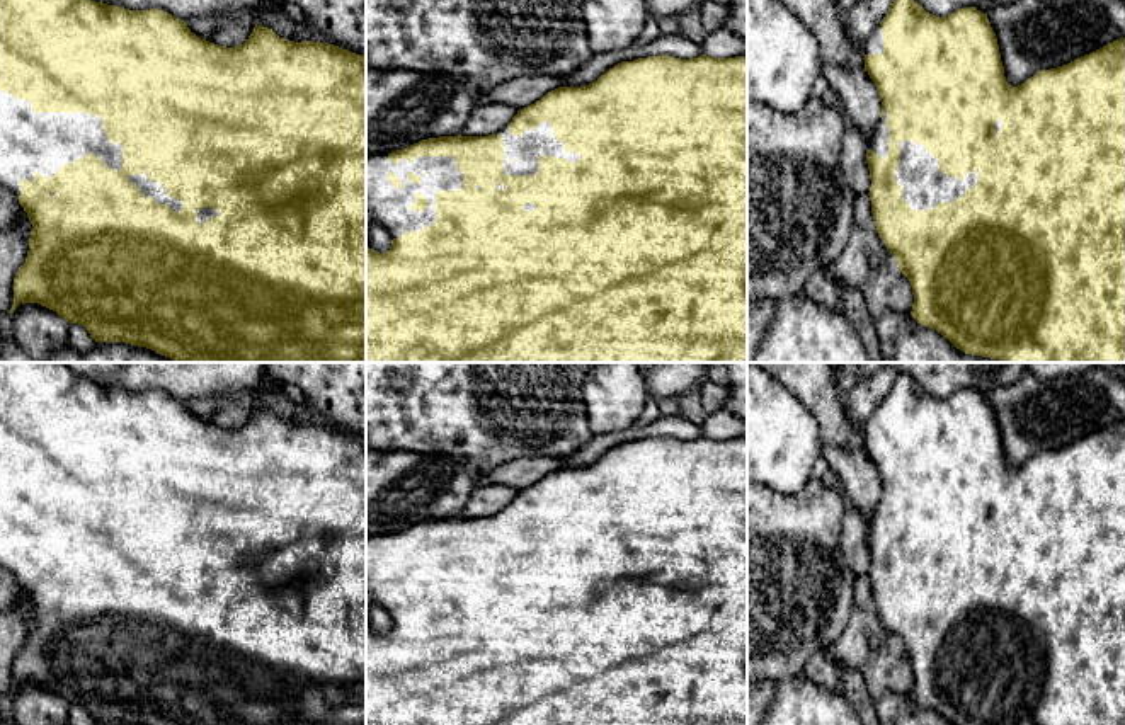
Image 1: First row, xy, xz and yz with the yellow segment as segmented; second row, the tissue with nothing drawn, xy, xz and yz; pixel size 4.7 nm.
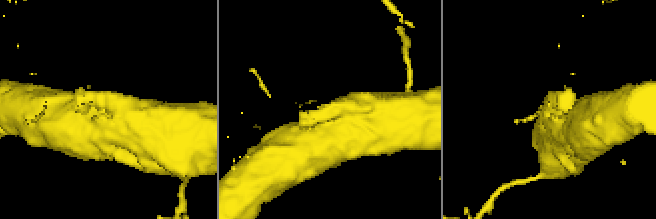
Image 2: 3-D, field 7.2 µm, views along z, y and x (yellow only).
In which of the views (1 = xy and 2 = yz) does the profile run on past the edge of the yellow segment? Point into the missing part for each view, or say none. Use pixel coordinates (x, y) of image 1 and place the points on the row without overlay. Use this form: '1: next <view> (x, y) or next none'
1: next xy (31, 523)
2: next yz (923, 567)

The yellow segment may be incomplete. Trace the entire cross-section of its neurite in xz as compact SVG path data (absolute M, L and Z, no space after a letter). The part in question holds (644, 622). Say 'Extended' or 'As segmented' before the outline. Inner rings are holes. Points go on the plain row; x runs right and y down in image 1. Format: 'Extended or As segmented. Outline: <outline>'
Extended. Outline: M703 434L703 436L701 436L701 437L698 437L698 439L689 439L689 441L681 441L681 439L674 439L674 437L667 437L667 436L660 436L660 437L648 437L648 439L637 439L637 441L633 441L633 442L621 442L621 444L618 444L618 446L614 446L614 448L613 448L613 449L609 449L609 451L608 451L608 453L606 453L606 454L604 454L604 456L601 456L601 458L599 458L599 460L597 460L597 461L596 461L596 463L592 463L592 465L589 465L589 466L582 466L582 468L558 468L558 470L555 470L555 471L551 471L551 473L548 473L548 475L545 475L545 477L543 477L543 478L541 478L541 480L540 480L540 482L536 482L536 483L534 483L534 485L531 485L531 487L528 487L528 488L524 488L524 490L519 490L519 492L517 492L517 495L516 495L516 497L514 497L514 499L512 499L512 502L511 502L511 504L509 504L509 505L507 505L507 507L505 507L505 509L502 509L502 511L499 511L499 512L497 512L497 514L492 514L492 516L487 516L487 517L461 517L461 516L458 516L458 517L439 517L439 519L429 519L429 521L422 521L422 522L419 522L419 524L414 524L414 526L410 526L410 528L407 528L407 529L402 529L402 531L397 531L397 533L391 533L391 534L380 534L380 536L369 536L369 538L366 538L366 597L368 597L368 599L371 599L371 601L376 601L376 602L380 602L380 604L381 604L381 606L383 606L383 608L385 608L385 609L386 609L386 613L388 613L388 614L390 614L390 618L391 618L391 619L393 619L393 621L391 621L391 628L390 628L390 631L388 631L388 633L385 633L385 635L380 635L380 633L374 633L374 631L373 631L373 630L366 630L366 725L747 725L747 436L745 436L745 437L735 437L735 439L710 439L710 437L706 437L706 436L705 436L705 434Z

